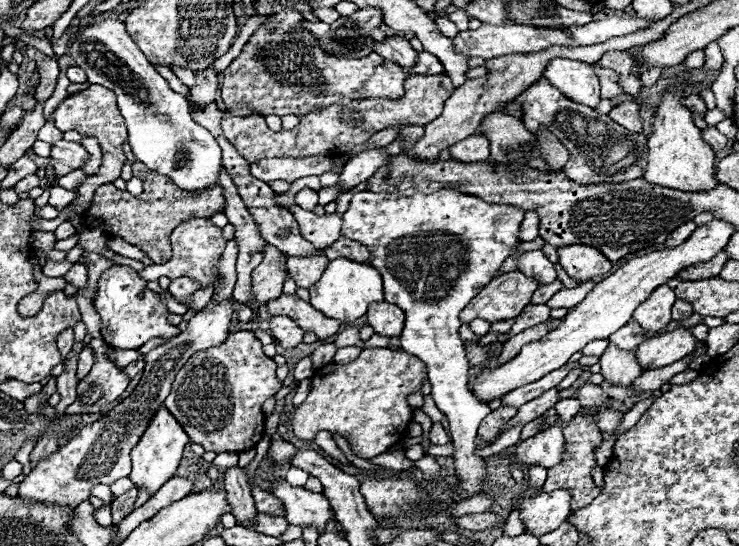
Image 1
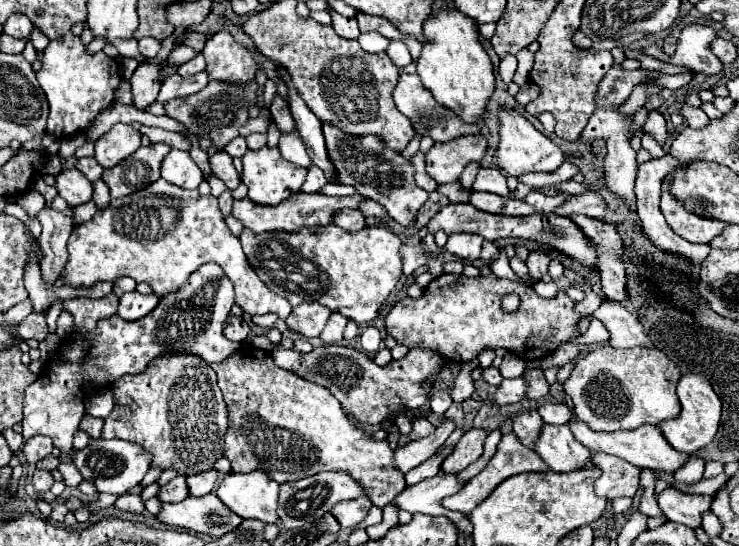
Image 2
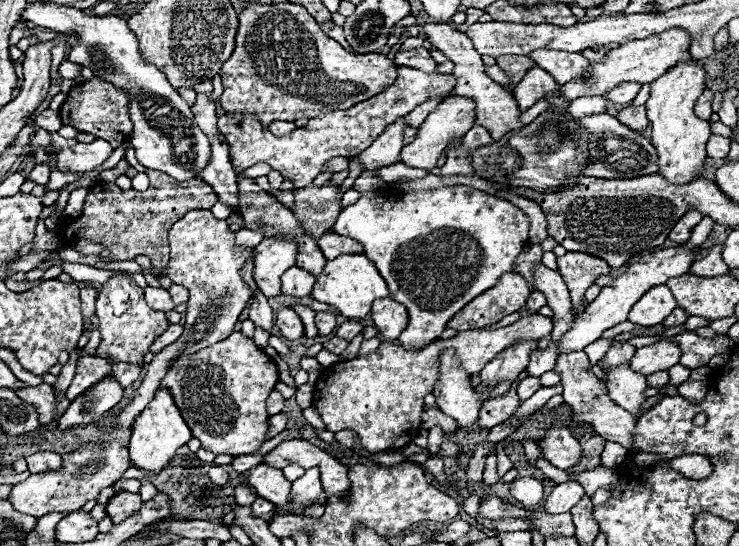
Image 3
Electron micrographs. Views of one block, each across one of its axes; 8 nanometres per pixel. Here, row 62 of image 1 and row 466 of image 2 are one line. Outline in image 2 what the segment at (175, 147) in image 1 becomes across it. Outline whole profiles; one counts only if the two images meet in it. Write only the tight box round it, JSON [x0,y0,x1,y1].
[74,440,152,496]

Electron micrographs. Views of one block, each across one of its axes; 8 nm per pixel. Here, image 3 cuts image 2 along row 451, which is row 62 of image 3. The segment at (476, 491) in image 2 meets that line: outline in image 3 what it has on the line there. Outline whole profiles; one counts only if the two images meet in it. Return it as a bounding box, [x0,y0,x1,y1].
[496,54,534,84]

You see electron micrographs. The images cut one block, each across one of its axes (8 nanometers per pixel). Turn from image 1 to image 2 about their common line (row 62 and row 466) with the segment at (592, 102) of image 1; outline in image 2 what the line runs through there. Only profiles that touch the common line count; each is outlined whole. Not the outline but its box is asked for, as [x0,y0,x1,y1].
[536,424,592,472]

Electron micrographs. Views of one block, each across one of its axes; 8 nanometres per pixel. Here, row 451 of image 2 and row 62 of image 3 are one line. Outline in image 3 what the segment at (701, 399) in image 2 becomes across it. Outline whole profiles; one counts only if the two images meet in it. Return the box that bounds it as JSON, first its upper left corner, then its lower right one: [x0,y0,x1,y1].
[646,58,712,184]

